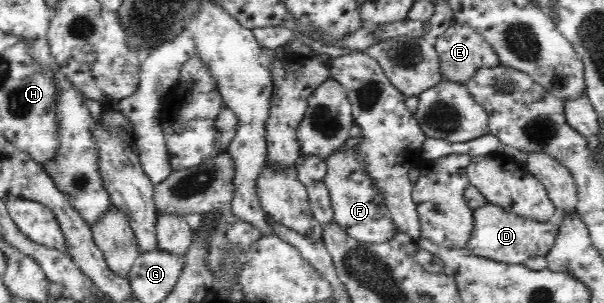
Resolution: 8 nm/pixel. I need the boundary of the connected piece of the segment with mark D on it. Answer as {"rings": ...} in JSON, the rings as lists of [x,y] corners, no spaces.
{"rings":[[[487,203],[483,205],[483,207],[475,209],[474,227],[475,229],[473,229],[473,234],[471,234],[471,239],[469,239],[466,248],[468,248],[475,256],[505,264],[524,264],[527,259],[535,258],[538,255],[546,257],[549,254],[549,251],[553,248],[553,245],[555,245],[559,231],[559,228],[553,226],[549,221],[539,223],[532,219],[523,219],[520,215],[510,211],[510,209],[503,209],[492,203]]]}

